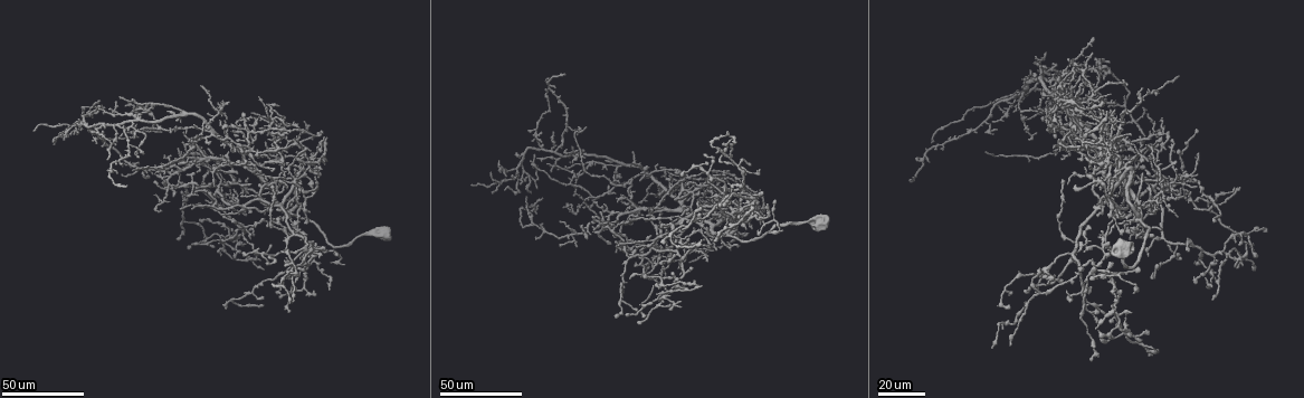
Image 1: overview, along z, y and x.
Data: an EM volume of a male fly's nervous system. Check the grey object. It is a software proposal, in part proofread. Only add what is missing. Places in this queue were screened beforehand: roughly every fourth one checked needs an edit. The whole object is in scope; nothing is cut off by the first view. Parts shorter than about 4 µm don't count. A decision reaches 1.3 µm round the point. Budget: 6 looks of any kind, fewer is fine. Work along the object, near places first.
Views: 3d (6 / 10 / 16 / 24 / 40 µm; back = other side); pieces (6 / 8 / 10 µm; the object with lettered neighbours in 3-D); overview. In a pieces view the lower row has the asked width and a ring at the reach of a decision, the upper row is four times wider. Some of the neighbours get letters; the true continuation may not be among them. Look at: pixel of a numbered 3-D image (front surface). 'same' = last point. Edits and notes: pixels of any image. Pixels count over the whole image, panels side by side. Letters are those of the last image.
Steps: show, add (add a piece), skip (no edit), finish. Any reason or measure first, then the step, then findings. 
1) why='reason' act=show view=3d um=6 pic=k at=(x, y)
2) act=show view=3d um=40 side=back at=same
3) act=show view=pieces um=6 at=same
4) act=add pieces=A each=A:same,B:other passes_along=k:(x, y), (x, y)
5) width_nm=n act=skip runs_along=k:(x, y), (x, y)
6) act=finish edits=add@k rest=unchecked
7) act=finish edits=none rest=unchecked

why='free end' act=show view=3d um=40 pic=1 at=(677, 199)

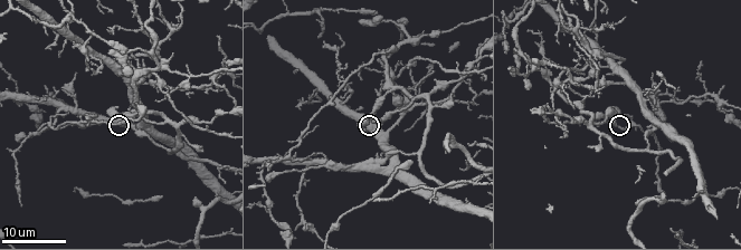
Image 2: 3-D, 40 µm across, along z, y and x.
act=show view=pieces um=8 pic=2 at=(616, 125)

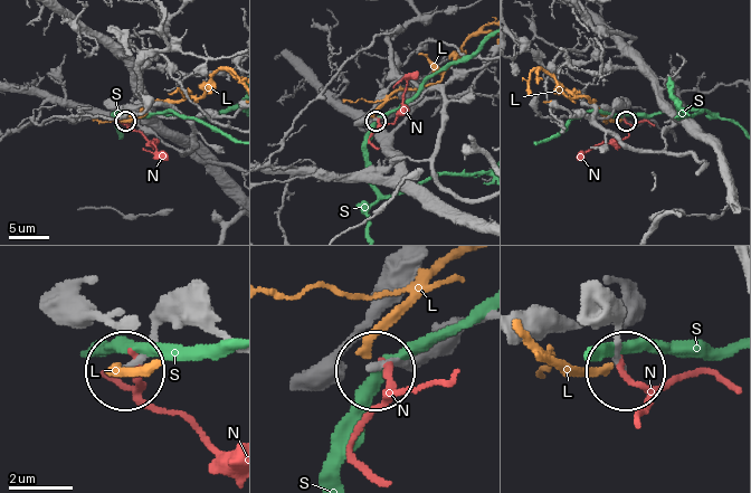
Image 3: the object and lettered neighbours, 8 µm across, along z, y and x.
act=skip each=L:other,N:other,S:other runs_along=3:(436, 143), (444, 105), (438, 91), (377, 119) found='none of them fits'

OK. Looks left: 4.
act=show view=3d um=24 pic=1 at=(558, 166)

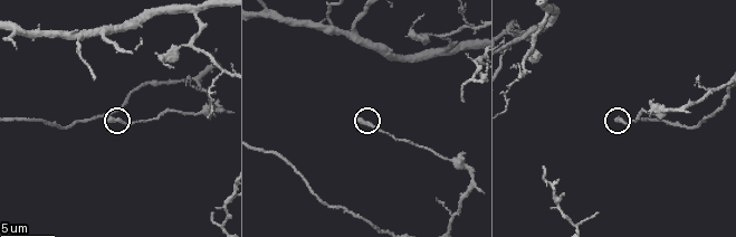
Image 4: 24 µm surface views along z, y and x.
act=show view=pieces um=8 pic=4 at=(360, 118)

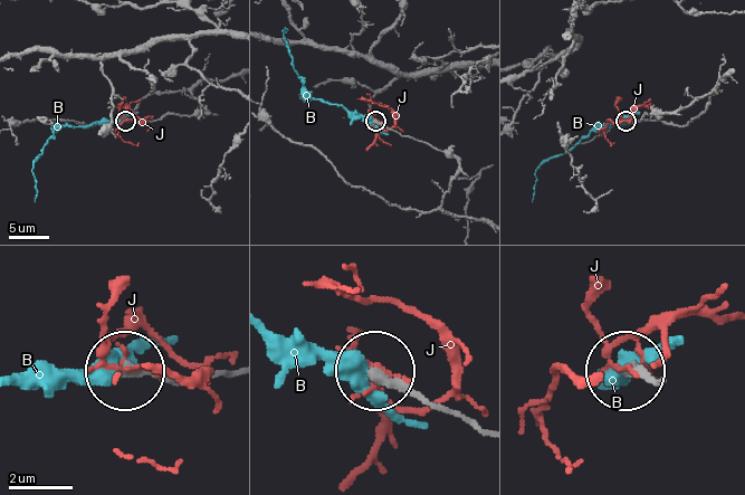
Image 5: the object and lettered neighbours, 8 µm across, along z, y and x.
act=skip each=B:other,J:other runs_along=5:(477, 427), (375, 377) found='no lettered piece goes on from it'

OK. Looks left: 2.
act=show view=3d um=40 pic=1 at=(611, 225)

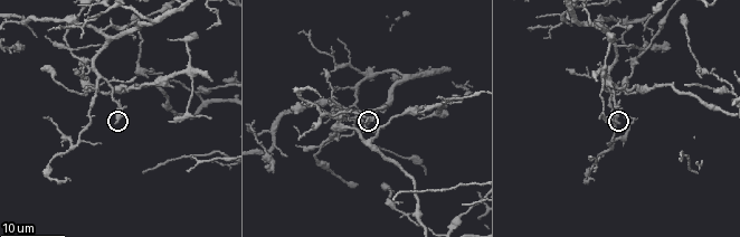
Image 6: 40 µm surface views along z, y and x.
why='see the neighbours' act=show view=pieces um=8 pic=6 at=(117, 122)

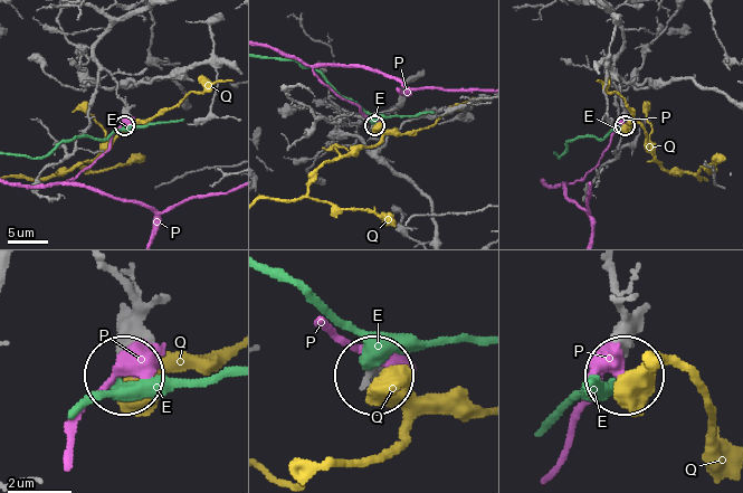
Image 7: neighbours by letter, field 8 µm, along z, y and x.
act=skip each=E:other,P:other,Q:other found='no lettered piece goes on from it'

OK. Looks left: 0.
act=finish edits=none rest=unchecked

